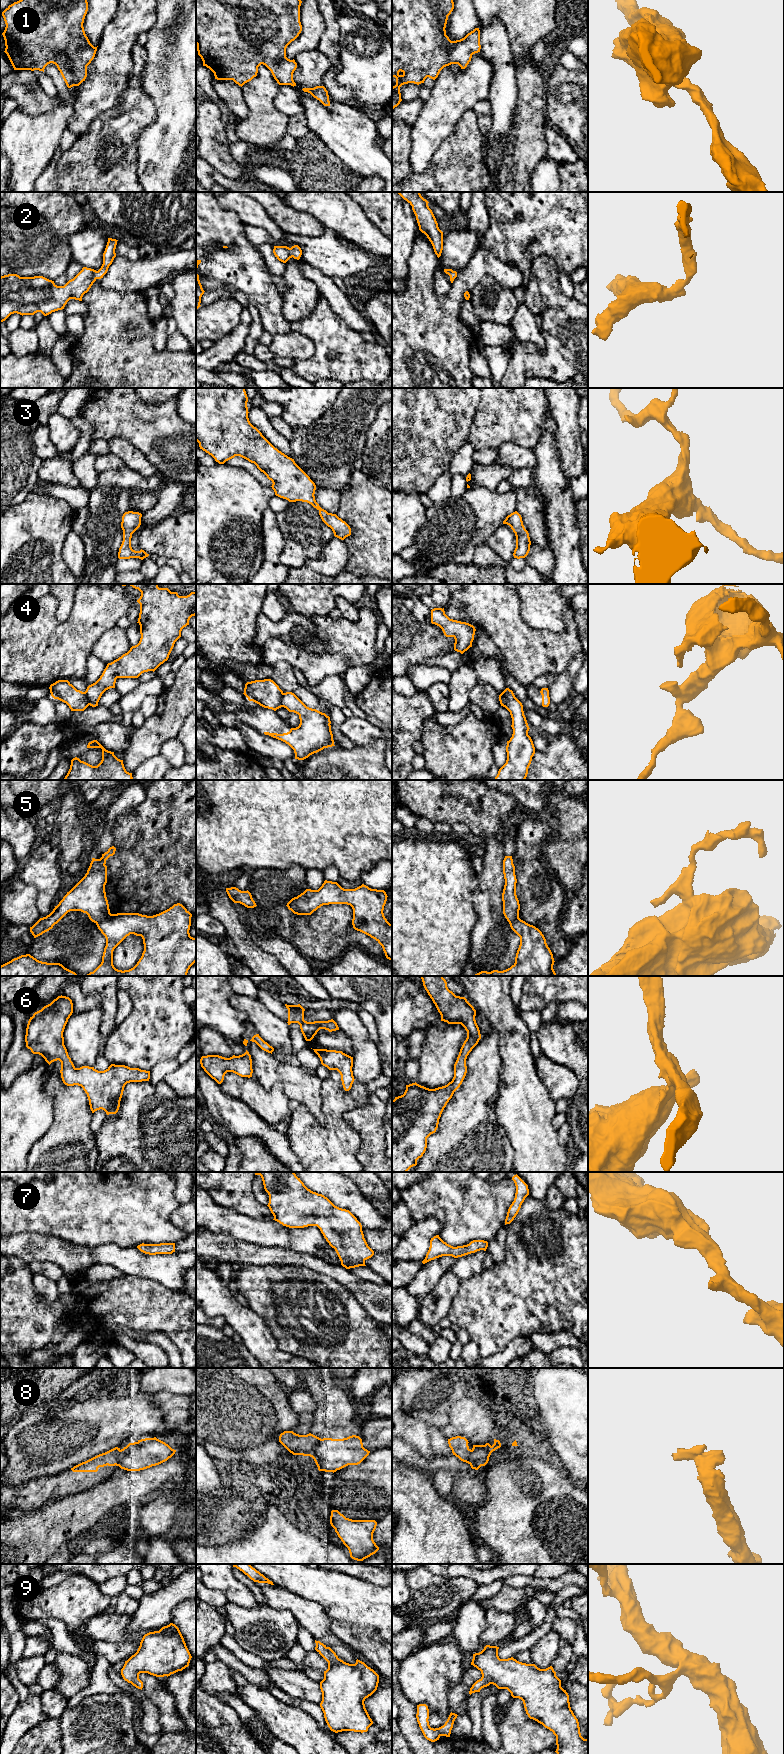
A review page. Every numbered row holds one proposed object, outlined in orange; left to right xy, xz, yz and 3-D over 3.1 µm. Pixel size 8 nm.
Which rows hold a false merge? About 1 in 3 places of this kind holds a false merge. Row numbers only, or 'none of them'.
4, 5, 8

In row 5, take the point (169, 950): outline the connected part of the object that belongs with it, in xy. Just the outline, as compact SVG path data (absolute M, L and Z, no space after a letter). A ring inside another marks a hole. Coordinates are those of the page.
M180 903L174 904L169 909L147 916L139 913L117 913L96 923L98 929L106 938L101 964L85 976L187 976L188 970L196 962L196 938L190 936L192 914ZM130 934L141 936L144 951L137 964L129 970L118 970L113 965L114 949Z

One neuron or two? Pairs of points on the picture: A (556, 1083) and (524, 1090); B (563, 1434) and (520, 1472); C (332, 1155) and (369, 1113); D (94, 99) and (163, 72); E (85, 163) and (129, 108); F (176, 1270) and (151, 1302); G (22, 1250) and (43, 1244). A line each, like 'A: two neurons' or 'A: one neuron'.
A: two neurons
B: two neurons
C: two neurons
D: two neurons
E: one neuron
F: two neurons
G: one neuron

